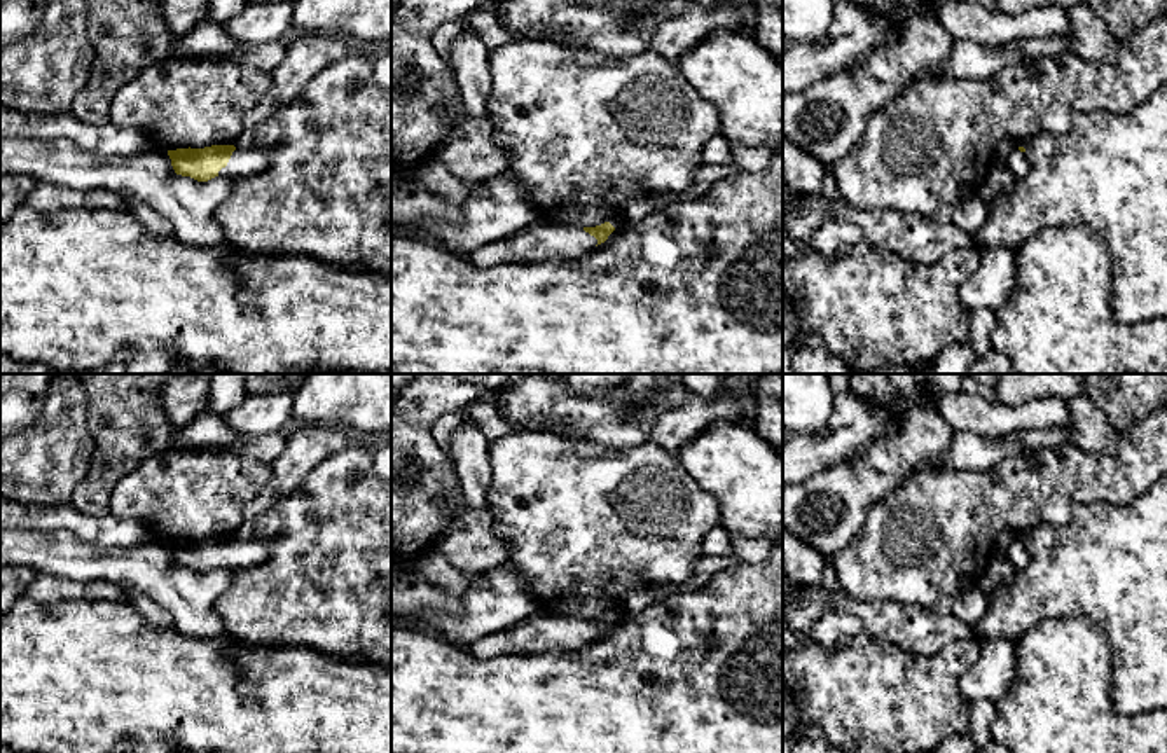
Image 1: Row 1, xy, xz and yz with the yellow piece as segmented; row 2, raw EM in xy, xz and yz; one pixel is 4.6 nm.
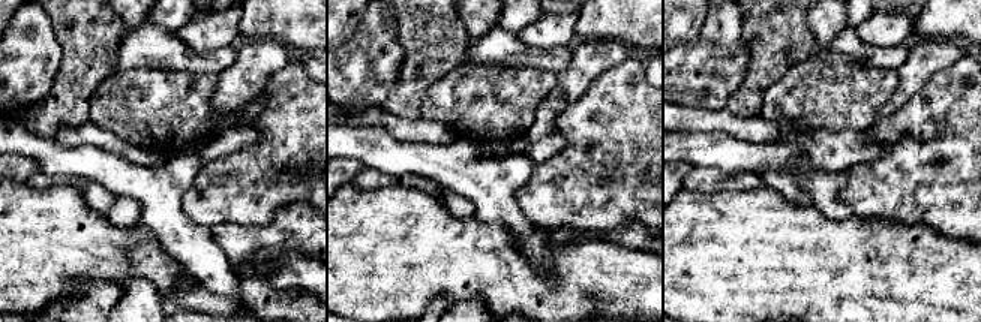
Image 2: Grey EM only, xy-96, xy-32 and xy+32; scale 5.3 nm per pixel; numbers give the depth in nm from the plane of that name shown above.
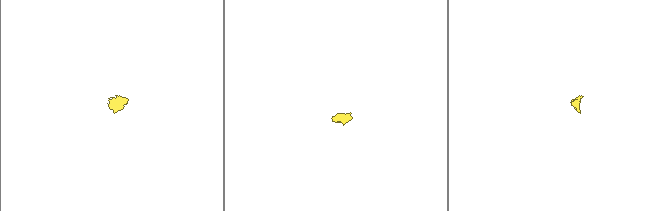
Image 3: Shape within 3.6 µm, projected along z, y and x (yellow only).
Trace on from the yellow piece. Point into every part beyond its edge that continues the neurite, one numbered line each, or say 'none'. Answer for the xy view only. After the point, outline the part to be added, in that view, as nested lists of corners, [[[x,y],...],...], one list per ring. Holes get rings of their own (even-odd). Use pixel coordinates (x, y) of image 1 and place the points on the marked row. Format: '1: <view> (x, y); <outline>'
1: xy (243, 163); [[[262,147],[236,149],[225,168],[218,175],[231,176],[234,180],[257,175],[266,169],[273,159],[273,150]]]

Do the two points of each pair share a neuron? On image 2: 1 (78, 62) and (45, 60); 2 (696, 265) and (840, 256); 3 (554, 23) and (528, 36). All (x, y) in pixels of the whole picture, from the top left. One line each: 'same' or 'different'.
1: different
2: same
3: same

